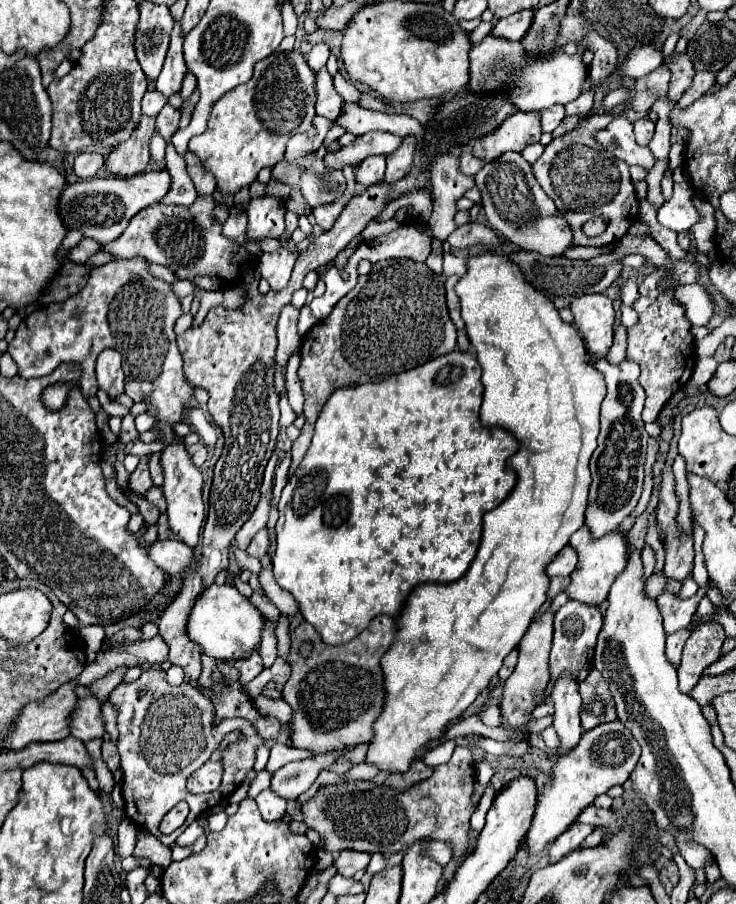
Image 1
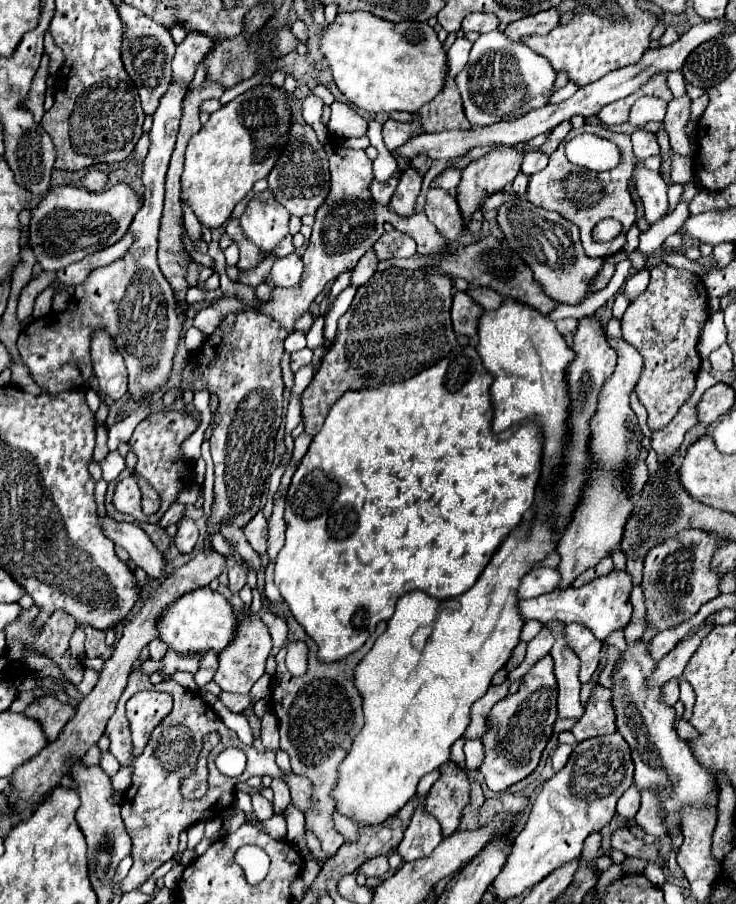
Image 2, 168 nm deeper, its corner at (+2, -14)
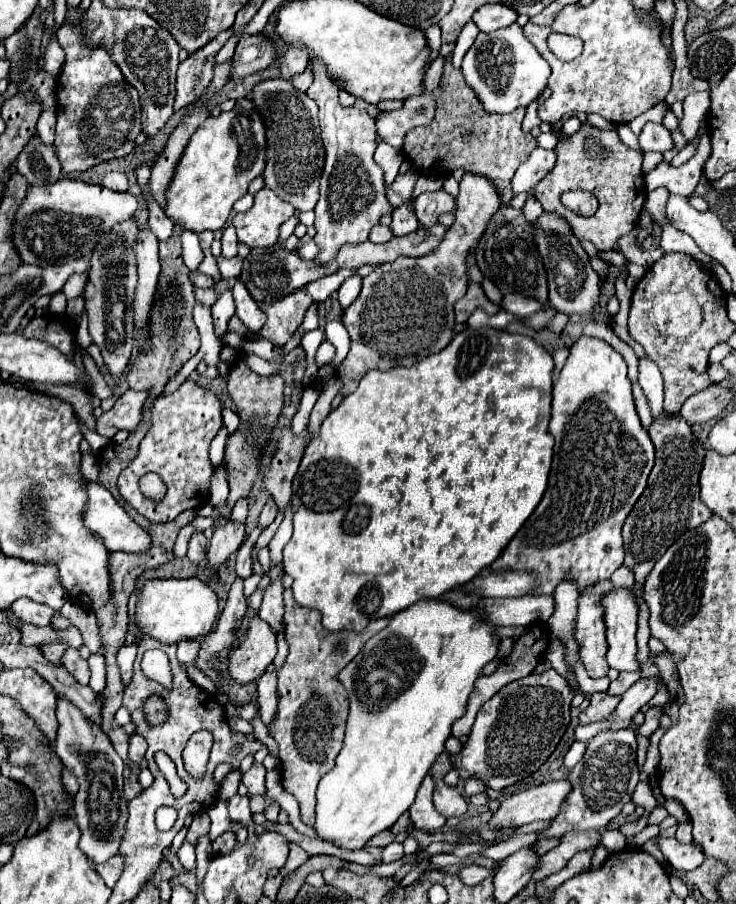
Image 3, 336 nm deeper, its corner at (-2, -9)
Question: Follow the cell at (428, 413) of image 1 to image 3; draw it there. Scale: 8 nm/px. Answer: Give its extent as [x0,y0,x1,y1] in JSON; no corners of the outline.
[282,327,554,631]

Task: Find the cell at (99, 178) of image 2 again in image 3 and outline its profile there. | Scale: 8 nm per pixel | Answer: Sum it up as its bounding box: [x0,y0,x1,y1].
[104,173,128,193]

